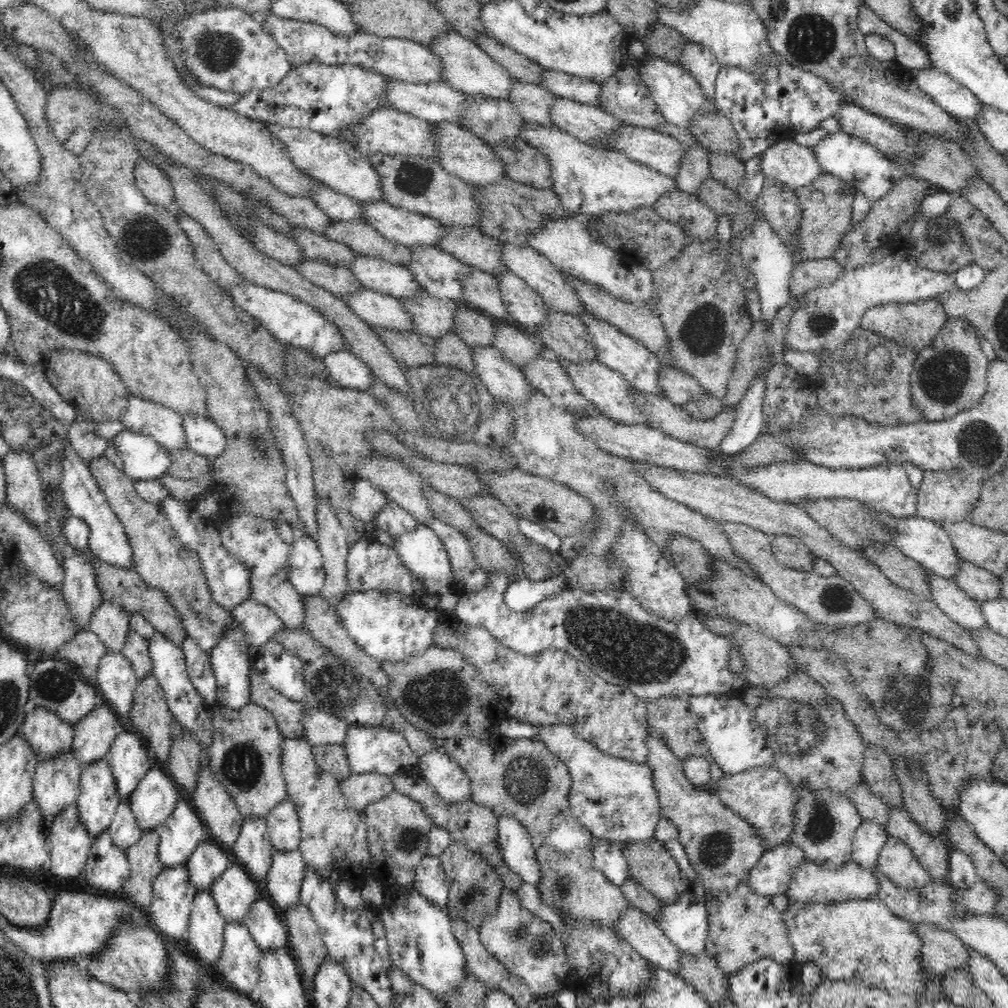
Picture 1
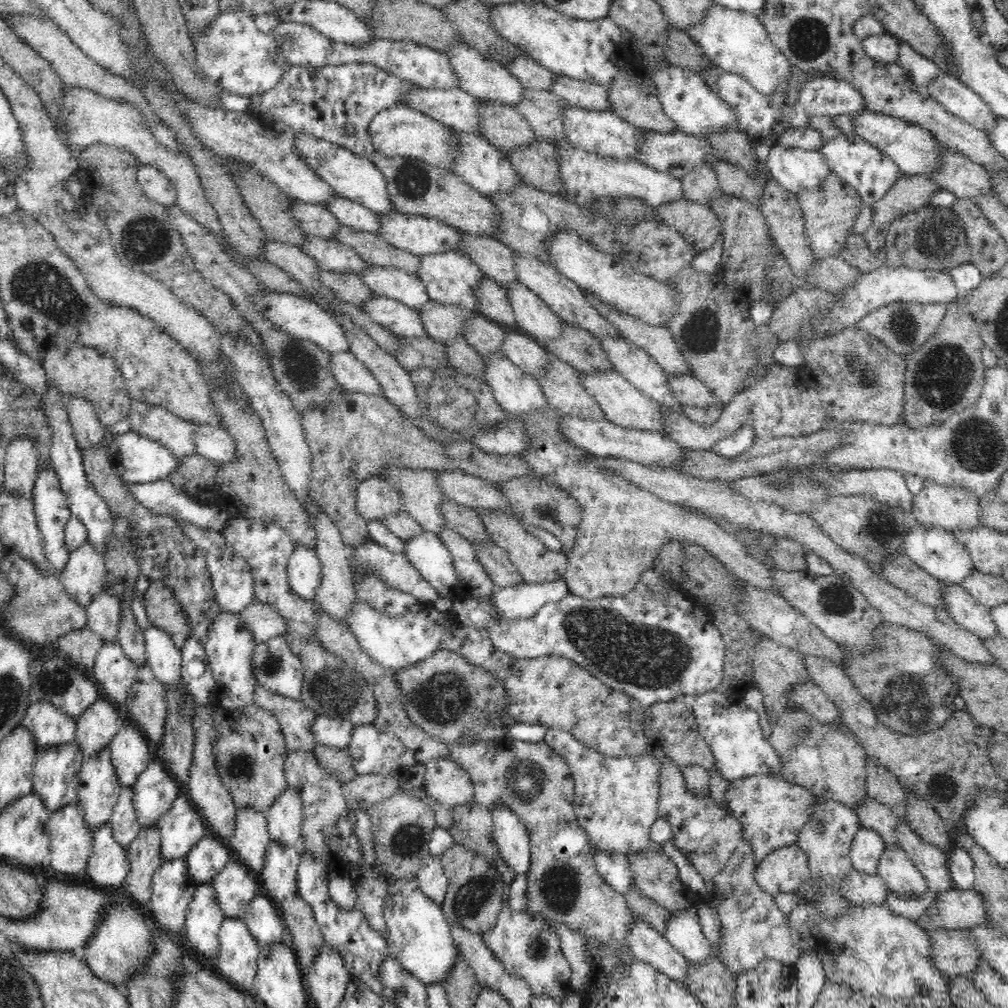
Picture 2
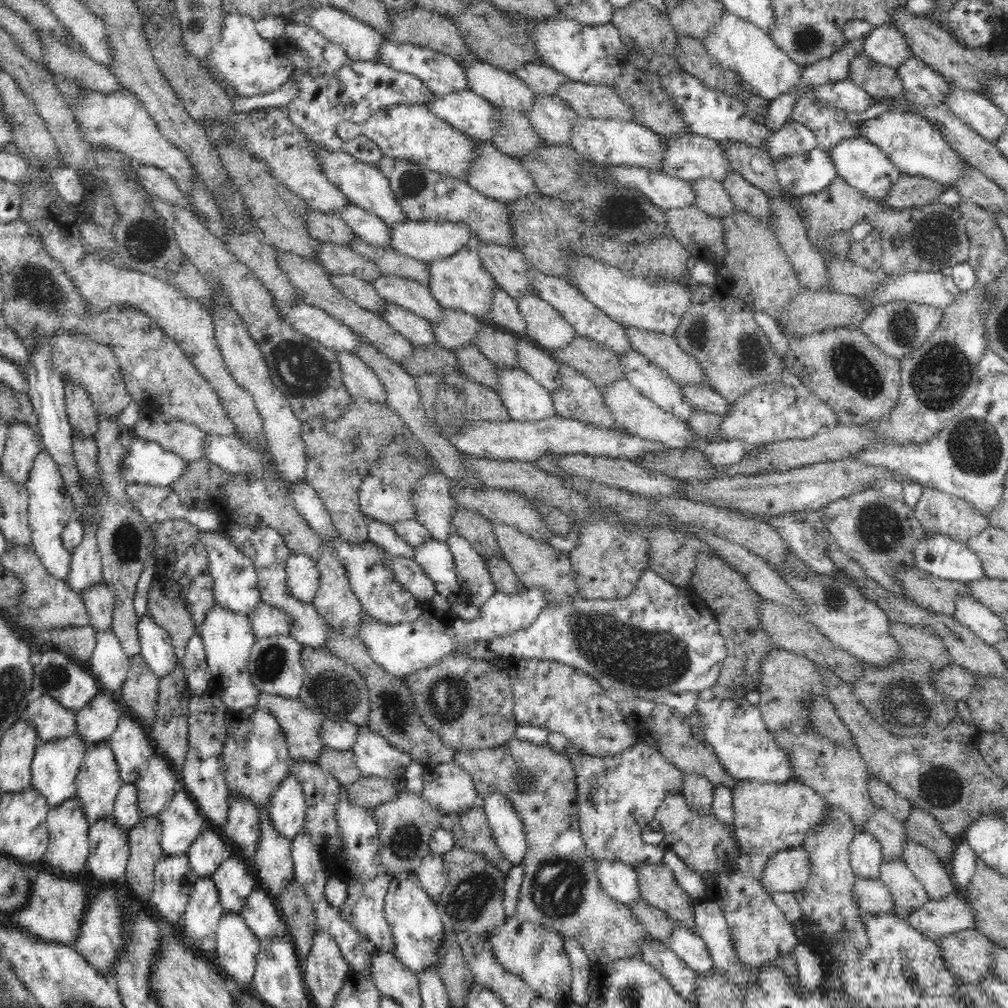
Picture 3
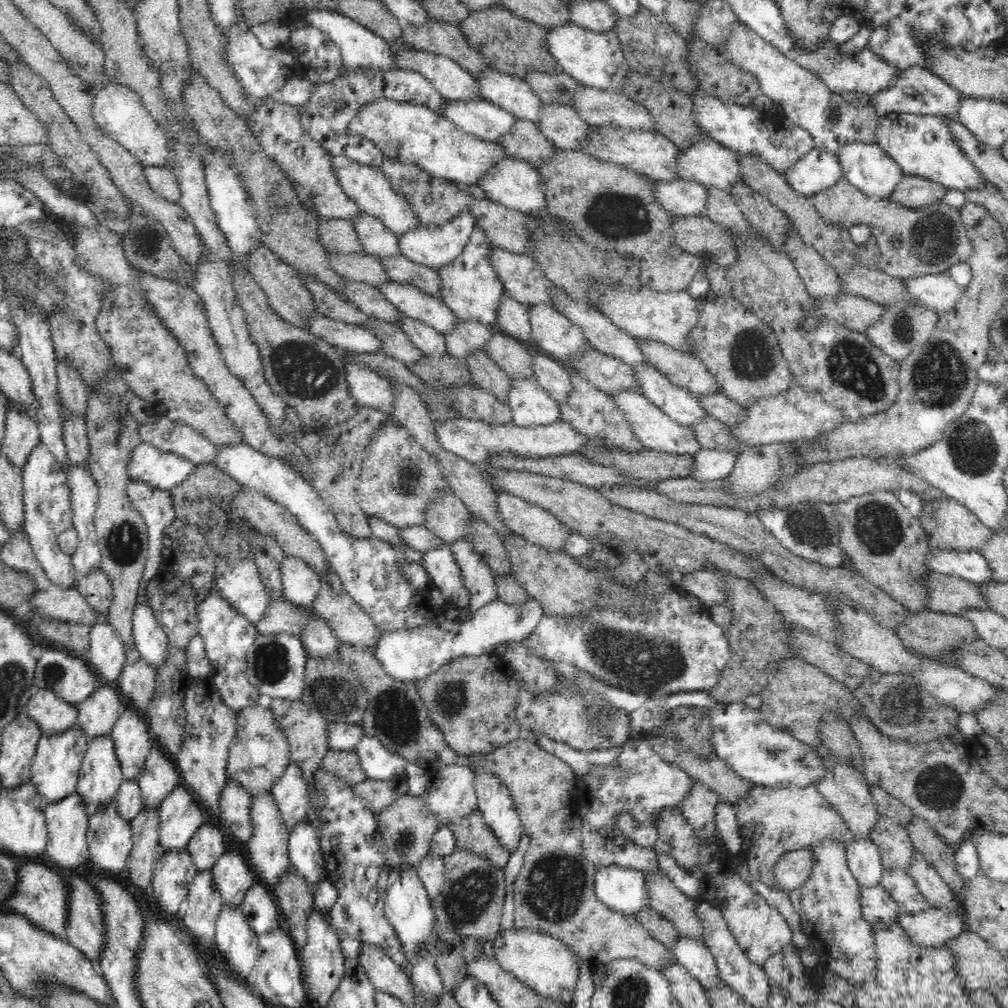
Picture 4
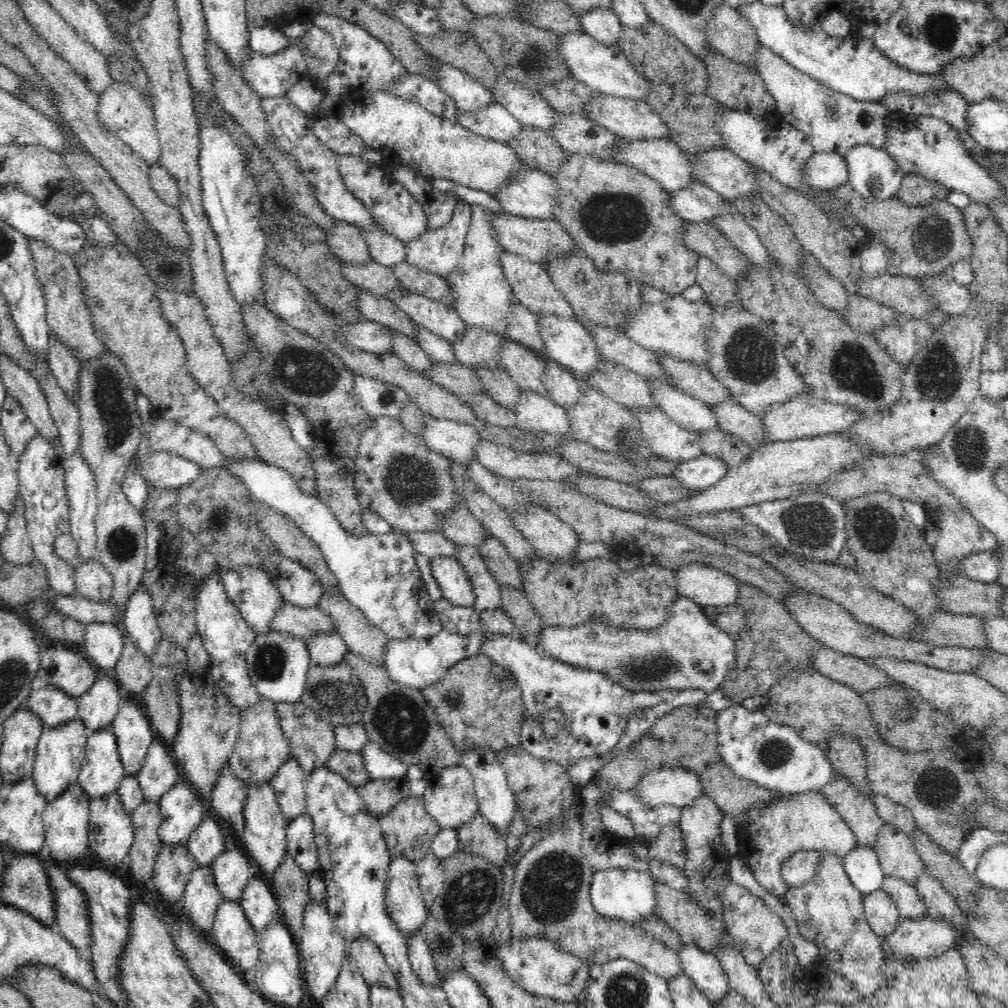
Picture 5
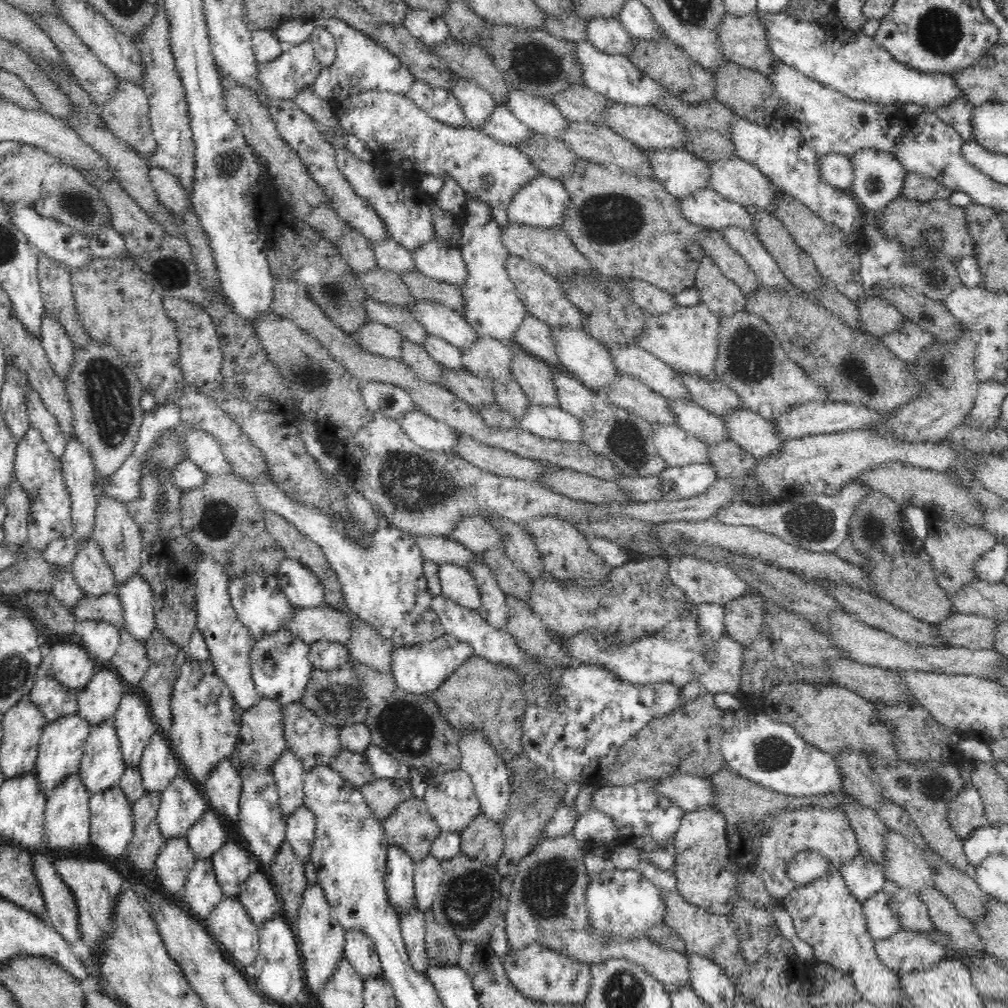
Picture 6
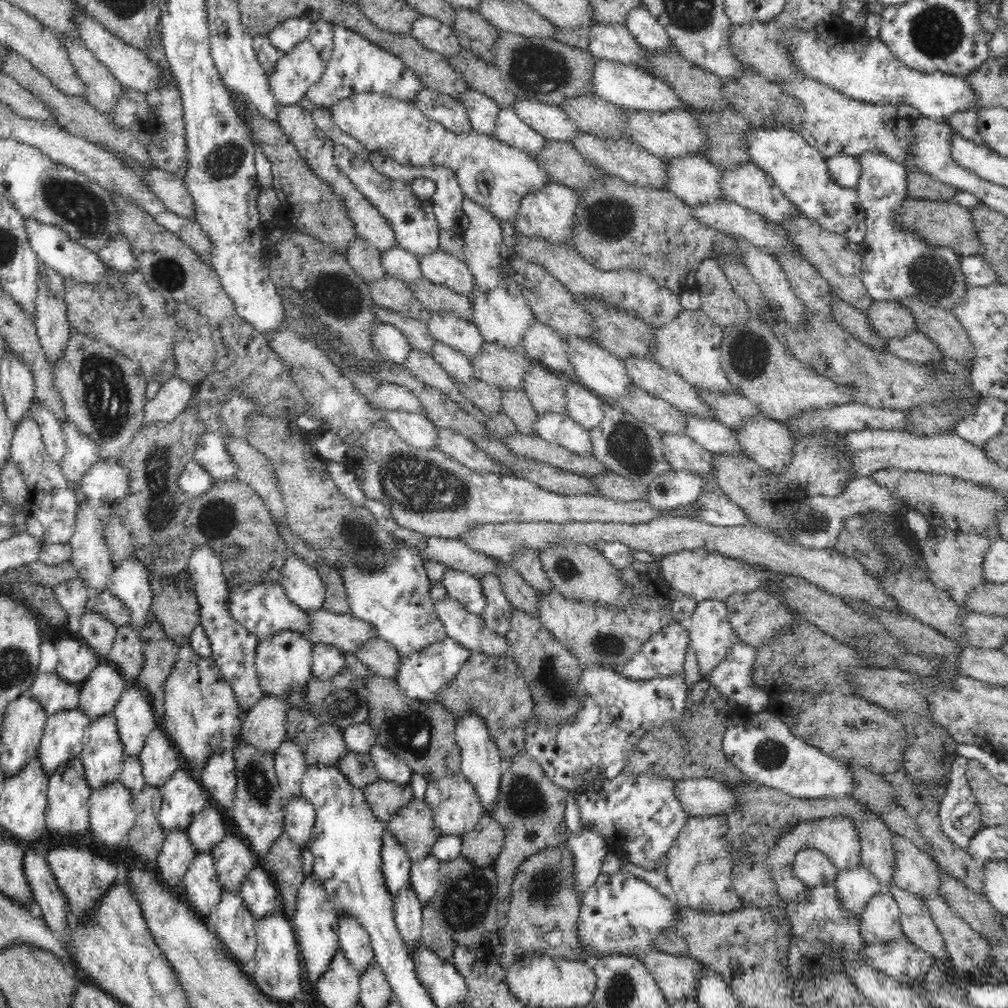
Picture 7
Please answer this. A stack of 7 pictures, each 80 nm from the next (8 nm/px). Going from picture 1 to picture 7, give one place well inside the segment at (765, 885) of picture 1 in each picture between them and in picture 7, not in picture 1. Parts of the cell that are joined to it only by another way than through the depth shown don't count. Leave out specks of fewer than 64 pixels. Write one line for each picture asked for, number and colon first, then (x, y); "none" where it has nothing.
2: (785, 870)
3: (788, 871)
4: (791, 871)
5: (800, 868)
6: (807, 866)
7: (814, 868)

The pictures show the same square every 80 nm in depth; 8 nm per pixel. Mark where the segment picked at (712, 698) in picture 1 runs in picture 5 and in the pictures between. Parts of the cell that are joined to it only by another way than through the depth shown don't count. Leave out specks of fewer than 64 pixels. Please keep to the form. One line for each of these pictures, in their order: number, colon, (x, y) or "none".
2: (730, 727)
3: (735, 729)
4: (755, 750)
5: (773, 755)

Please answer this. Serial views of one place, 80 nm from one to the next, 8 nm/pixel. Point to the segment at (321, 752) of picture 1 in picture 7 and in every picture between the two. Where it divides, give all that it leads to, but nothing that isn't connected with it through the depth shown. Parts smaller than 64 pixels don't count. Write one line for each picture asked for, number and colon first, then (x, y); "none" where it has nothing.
2: (337, 762)
3: (341, 765)
4: (345, 765)
5: (349, 765)
6: (352, 766)
7: (359, 769)

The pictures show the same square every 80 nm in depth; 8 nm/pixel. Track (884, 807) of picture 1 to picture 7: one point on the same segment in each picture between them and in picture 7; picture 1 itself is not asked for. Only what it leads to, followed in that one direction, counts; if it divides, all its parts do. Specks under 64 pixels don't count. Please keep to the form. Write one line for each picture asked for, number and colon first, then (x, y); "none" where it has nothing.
2: (874, 815)
3: (888, 830)
4: (896, 848)
5: (897, 853)
6: (903, 864)
7: (915, 871)

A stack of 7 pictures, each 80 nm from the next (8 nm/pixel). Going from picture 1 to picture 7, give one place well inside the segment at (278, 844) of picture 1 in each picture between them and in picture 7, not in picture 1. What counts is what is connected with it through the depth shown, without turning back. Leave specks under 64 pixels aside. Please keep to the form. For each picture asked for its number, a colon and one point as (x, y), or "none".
2: (284, 818)
3: (287, 809)
4: (290, 791)
5: (289, 782)
6: (288, 771)
7: (290, 765)

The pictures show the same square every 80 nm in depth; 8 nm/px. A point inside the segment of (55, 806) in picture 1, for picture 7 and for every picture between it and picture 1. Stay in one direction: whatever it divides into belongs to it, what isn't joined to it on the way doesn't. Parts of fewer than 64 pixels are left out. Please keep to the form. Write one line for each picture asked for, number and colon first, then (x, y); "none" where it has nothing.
2: (55, 770)
3: (55, 766)
4: (55, 770)
5: (61, 749)
6: (61, 747)
7: (64, 733)

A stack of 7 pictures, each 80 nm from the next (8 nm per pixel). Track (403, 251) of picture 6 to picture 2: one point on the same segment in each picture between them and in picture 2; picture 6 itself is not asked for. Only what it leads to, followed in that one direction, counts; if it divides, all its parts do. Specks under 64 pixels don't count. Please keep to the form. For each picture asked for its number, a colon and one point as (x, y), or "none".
2: (348, 212)
3: (371, 229)
4: (376, 239)
5: (385, 249)

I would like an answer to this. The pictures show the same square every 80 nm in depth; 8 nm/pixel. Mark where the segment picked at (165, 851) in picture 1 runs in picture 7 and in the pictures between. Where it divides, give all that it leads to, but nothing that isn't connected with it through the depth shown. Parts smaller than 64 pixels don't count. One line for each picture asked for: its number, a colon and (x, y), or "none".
2: (181, 827)
3: (181, 821)
4: (180, 816)
5: (181, 808)
6: (181, 805)
7: (182, 797)

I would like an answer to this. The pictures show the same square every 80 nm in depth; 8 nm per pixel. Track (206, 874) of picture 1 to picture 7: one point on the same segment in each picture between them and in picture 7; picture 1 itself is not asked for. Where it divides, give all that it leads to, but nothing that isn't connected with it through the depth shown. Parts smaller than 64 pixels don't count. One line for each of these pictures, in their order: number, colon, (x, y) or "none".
2: (208, 856)
3: (209, 847)
4: (207, 846)
5: (206, 842)
6: (206, 836)
7: (207, 829)

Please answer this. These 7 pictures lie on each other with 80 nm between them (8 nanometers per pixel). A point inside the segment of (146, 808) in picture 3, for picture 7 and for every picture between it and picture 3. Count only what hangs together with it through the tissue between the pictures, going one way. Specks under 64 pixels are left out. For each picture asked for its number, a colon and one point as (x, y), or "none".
4: (159, 776)
5: (159, 772)
6: (158, 767)
7: (159, 758)

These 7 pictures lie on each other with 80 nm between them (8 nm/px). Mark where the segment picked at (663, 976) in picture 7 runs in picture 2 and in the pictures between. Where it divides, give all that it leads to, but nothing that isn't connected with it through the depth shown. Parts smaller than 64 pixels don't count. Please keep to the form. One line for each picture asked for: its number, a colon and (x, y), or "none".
2: (533, 781)
3: (560, 890)
4: (554, 894)
5: (550, 898)
6: (546, 906)

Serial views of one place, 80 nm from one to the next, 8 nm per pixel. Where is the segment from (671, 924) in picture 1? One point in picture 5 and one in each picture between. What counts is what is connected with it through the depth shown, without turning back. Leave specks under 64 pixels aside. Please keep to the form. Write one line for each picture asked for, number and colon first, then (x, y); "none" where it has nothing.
2: (684, 933)
3: (690, 947)
4: (693, 955)
5: (703, 968)

